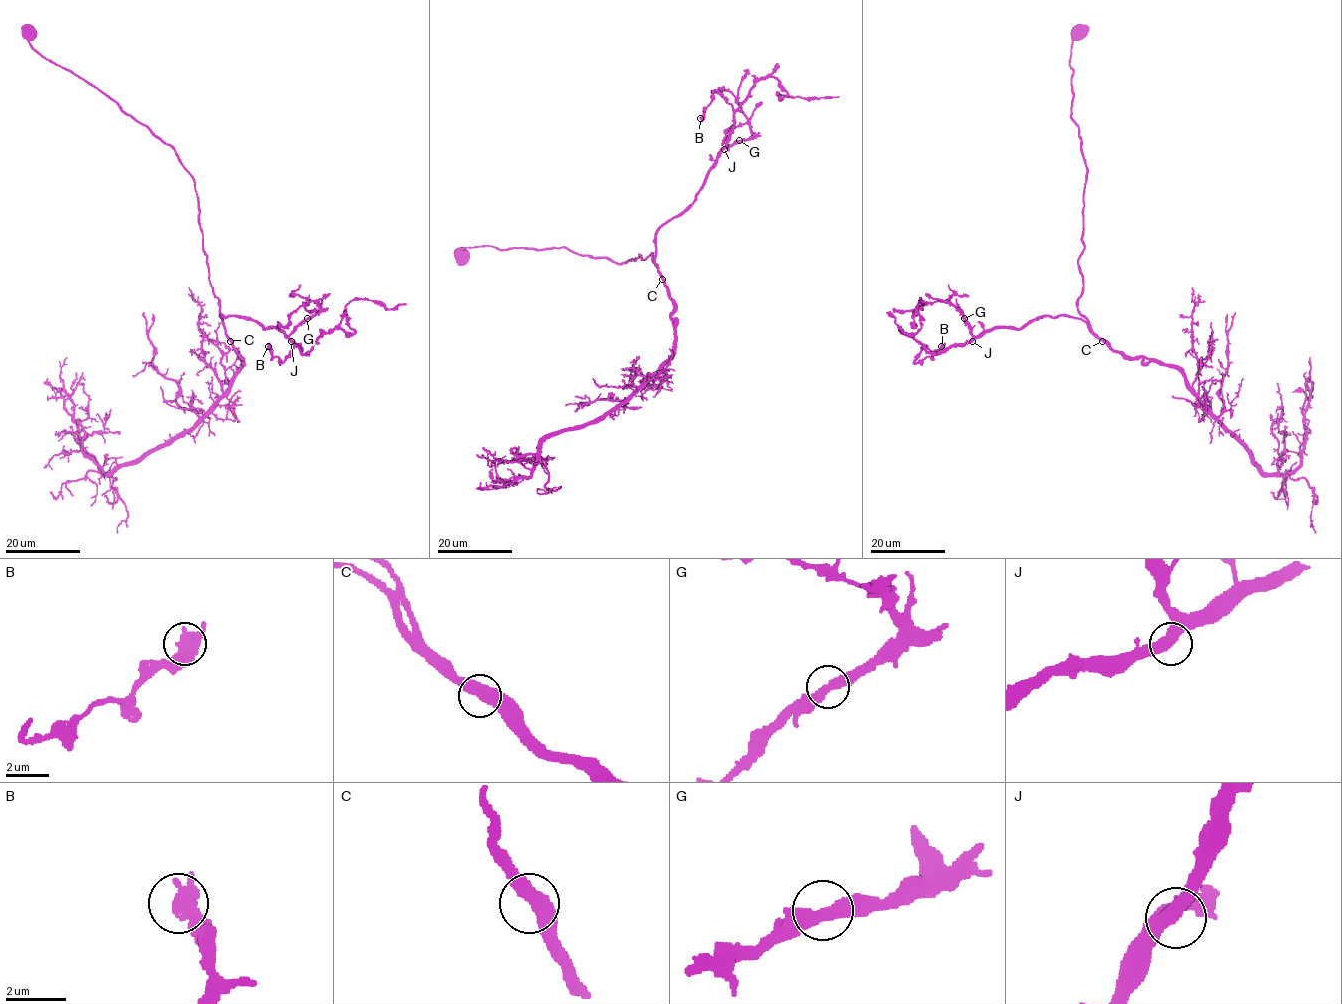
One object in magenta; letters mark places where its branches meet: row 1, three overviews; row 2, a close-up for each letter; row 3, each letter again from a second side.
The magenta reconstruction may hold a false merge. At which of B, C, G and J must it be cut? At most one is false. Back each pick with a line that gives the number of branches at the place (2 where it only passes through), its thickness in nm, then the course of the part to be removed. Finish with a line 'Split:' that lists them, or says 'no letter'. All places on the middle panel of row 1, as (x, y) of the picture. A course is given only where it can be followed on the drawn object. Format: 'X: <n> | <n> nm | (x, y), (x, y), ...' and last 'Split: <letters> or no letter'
Split: no letter

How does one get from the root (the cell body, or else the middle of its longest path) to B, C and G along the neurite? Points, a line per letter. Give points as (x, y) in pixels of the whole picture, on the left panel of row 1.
B: (29, 32), (174, 150), (219, 317), (279, 329), (301, 353), (281, 362), (268, 346)
C: (29, 32), (29, 44), (39, 53), (97, 87), (144, 124), (174, 150), (192, 177), (209, 282), (229, 341)
G: (29, 32), (39, 53), (97, 87), (174, 150), (194, 181), (222, 320), (249, 317), (289, 335), (307, 318)

